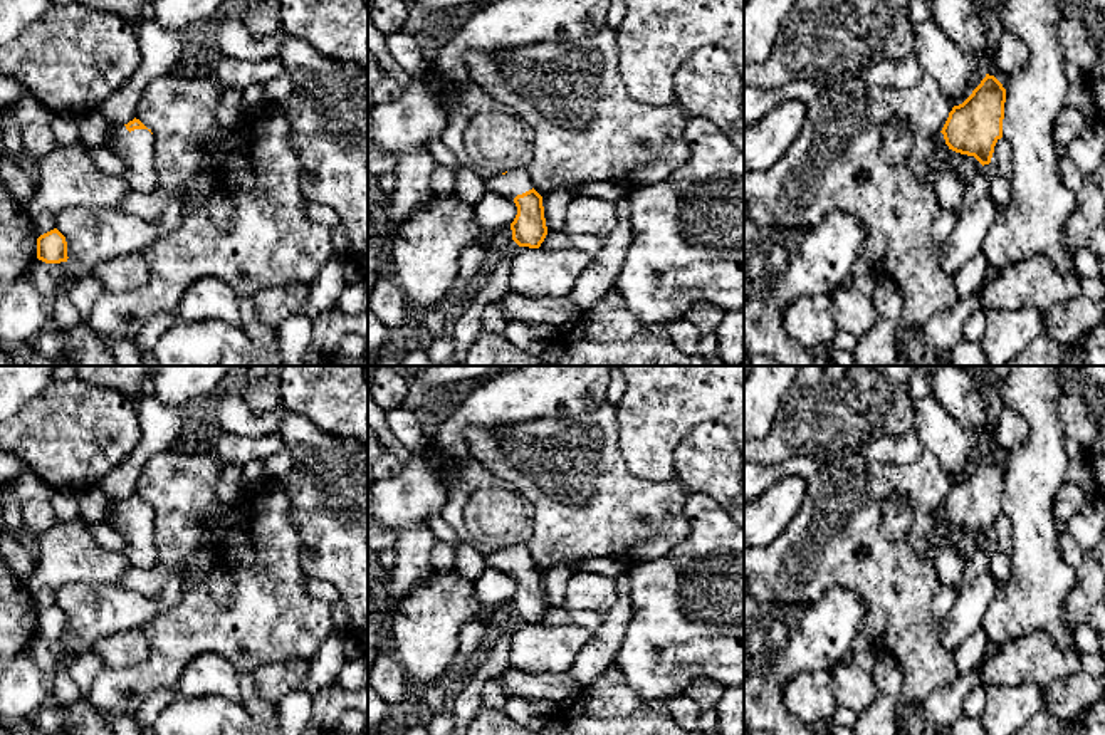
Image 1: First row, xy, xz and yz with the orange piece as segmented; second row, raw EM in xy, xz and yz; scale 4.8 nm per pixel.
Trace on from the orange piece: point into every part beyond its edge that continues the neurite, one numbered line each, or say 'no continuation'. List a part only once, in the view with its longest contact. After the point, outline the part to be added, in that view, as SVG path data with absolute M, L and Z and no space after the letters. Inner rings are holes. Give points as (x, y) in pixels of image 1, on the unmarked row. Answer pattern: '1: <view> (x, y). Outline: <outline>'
1: xy (136, 526). Outline: M118 502L109 525L123 535L126 542L123 554L131 567L153 567L158 550L154 545L154 512L148 505L129 508L126 502Z

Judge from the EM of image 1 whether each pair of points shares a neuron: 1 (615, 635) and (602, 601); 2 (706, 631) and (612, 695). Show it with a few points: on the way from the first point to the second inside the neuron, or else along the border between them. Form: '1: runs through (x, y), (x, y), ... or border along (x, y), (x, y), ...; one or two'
1: border along (615, 579), (617, 603), (607, 615); two
2: border along (615, 663), (630, 688), (642, 700), (664, 698); two

